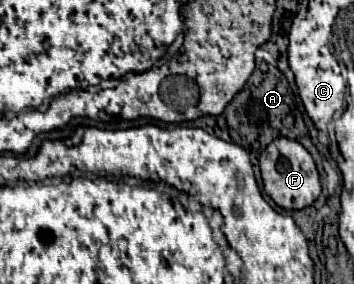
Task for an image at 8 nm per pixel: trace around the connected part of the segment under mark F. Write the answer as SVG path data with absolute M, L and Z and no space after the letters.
M289 138L273 140L261 154L261 176L265 192L273 198L273 202L285 210L301 210L307 208L321 194L321 176L317 166L303 144Z

